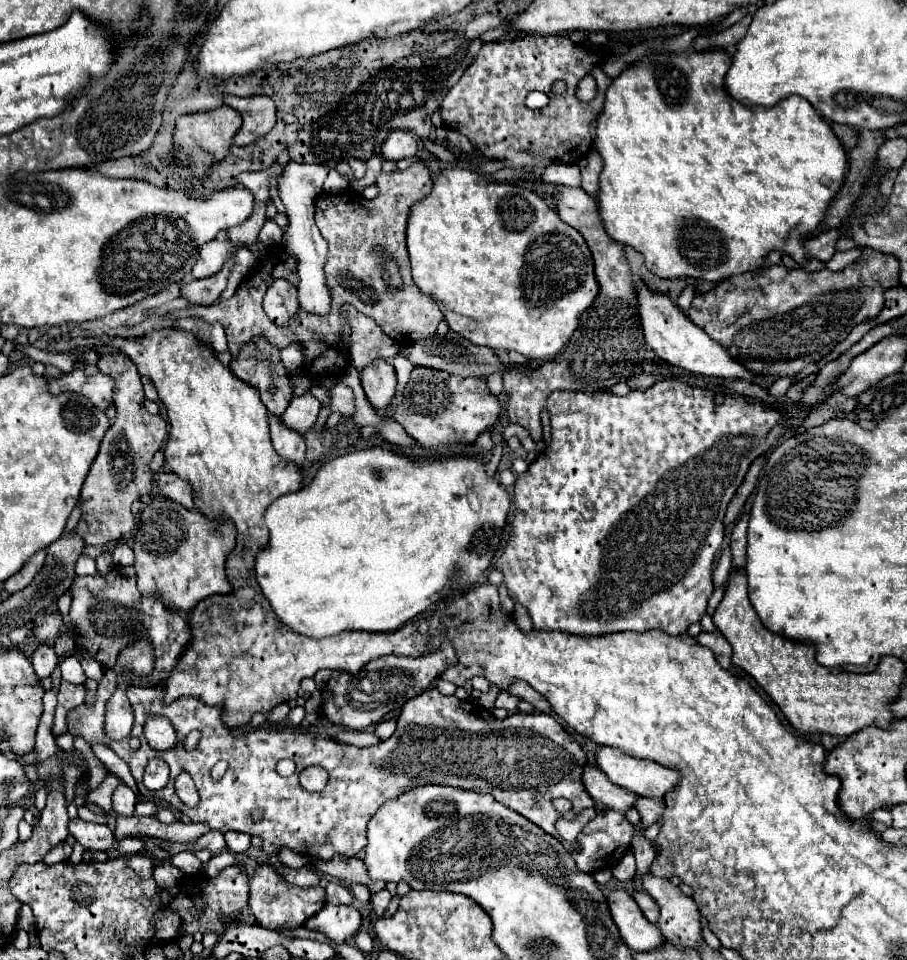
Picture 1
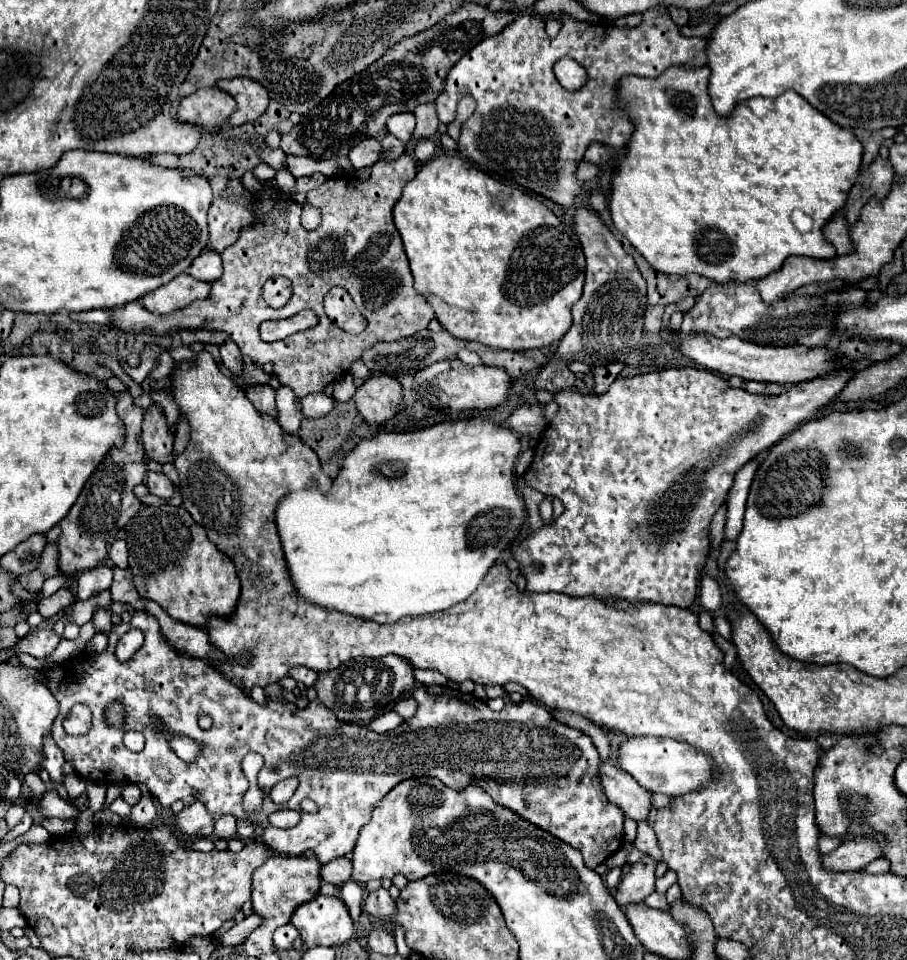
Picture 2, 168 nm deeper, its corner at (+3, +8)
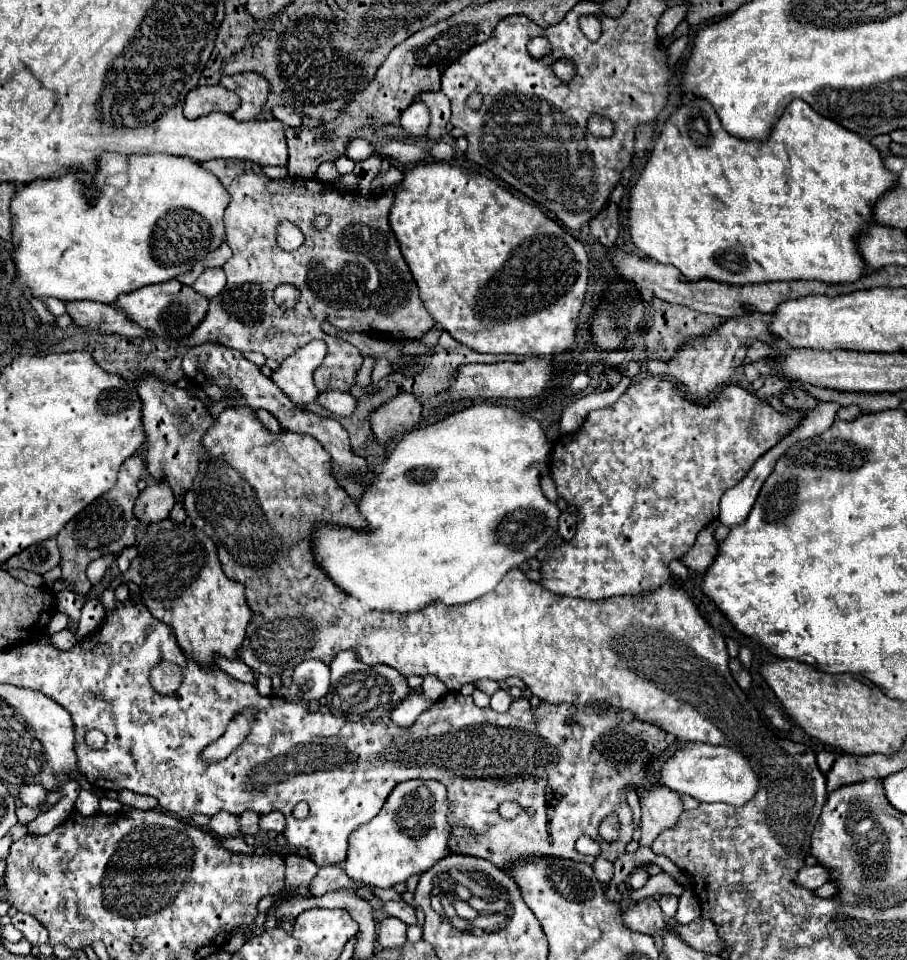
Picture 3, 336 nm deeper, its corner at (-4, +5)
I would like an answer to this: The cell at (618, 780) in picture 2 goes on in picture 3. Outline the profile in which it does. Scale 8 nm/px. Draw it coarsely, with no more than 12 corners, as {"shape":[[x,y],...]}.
{"shape":[[652,785],[638,789],[640,845],[676,825],[680,795]]}

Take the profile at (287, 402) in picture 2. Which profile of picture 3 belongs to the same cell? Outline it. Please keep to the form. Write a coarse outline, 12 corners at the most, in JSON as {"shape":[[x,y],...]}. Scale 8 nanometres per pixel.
{"shape":[[324,341],[292,353],[270,377],[298,409],[318,397]]}

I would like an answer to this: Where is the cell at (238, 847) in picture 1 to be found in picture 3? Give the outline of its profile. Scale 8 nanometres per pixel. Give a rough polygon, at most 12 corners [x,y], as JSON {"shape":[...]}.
{"shape":[[272,811],[260,817],[262,831],[284,831],[284,815]]}

